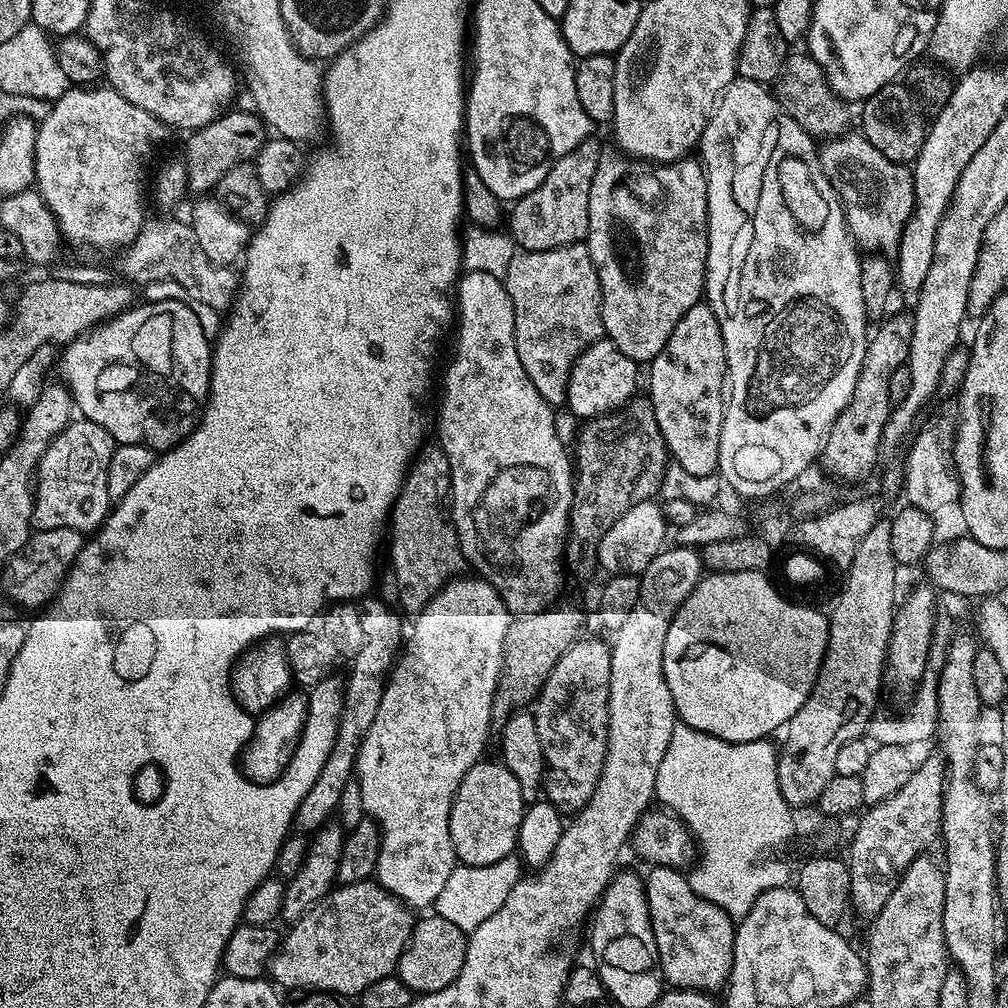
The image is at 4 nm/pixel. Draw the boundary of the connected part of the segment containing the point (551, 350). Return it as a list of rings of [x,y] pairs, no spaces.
[[[581,242],[541,252],[517,251],[510,258],[503,282],[514,306],[514,330],[522,370],[526,370],[530,382],[534,382],[534,390],[538,390],[538,394],[542,394],[548,404],[563,405],[568,398],[568,379],[574,362],[594,342],[605,339],[600,309],[600,283],[588,245]]]

